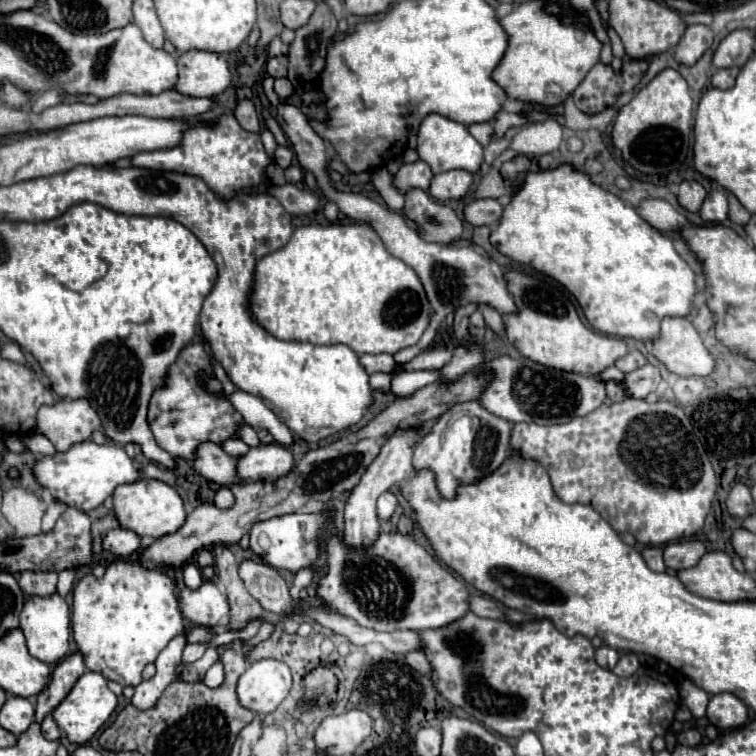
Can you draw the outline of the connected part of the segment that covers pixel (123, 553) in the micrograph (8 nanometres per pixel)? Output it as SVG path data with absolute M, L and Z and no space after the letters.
M113 528L103 536L103 550L115 554L117 558L127 558L139 548L139 536L125 528Z

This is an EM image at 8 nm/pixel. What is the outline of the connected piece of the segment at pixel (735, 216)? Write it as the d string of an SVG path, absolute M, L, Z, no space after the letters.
M727 192L727 198L729 198L729 220L743 226L751 218L751 214L741 206L741 202L731 192Z

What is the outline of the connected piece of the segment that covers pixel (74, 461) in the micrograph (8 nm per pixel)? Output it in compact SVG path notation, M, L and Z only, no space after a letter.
M85 440L81 444L73 444L67 452L55 452L53 456L41 456L37 464L33 464L33 474L37 476L37 482L51 492L51 496L67 506L79 508L83 512L89 512L105 502L113 494L113 490L121 484L129 484L141 478L139 470L135 468L133 460L125 454L125 450L119 444L107 442L107 444L95 444L91 440Z

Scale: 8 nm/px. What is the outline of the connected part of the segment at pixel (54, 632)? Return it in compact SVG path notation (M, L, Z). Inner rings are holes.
M51 594L47 598L29 596L25 600L25 606L19 616L21 630L27 638L27 648L35 658L39 658L45 664L55 664L65 658L65 654L69 650L69 634L71 634L71 618L69 616L71 614L69 614L67 602L57 594Z

